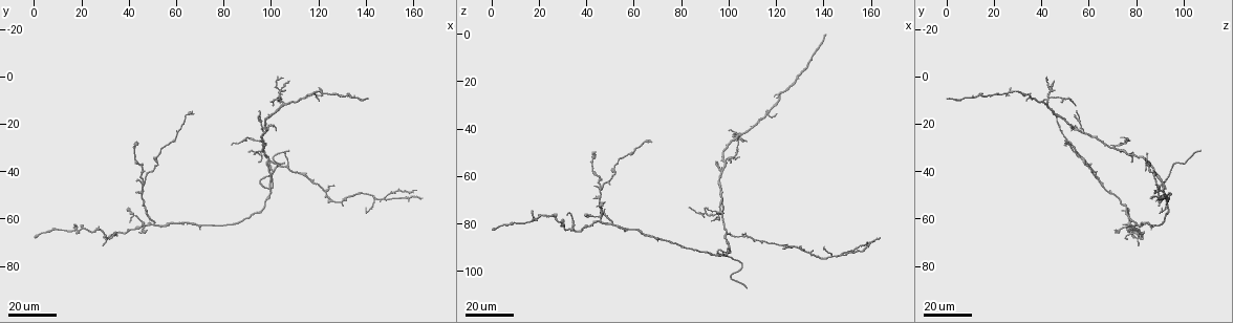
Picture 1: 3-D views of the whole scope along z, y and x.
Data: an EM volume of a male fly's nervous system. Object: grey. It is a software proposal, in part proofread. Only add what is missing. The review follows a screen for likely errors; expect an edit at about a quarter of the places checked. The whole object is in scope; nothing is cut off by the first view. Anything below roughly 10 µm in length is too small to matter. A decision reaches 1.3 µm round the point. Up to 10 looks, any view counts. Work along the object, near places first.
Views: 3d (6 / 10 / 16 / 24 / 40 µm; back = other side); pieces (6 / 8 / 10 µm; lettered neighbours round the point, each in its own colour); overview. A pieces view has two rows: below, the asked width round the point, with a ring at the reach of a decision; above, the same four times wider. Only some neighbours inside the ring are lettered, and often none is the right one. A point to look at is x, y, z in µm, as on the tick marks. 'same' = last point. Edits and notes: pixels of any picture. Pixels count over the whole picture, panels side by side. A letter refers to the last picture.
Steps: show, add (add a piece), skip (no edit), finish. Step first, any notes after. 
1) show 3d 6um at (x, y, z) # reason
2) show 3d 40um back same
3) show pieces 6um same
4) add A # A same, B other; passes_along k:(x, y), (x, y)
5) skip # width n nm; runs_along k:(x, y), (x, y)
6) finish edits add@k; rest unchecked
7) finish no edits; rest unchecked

show 3d 16um at (30, 67, 78) # an open end

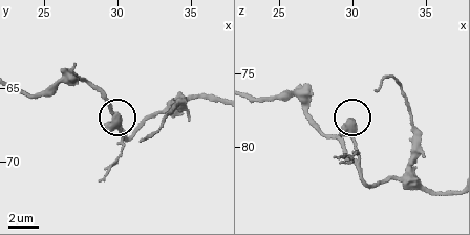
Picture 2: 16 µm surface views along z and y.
show pieces 10um at (30.0, 67.0, 78.2)

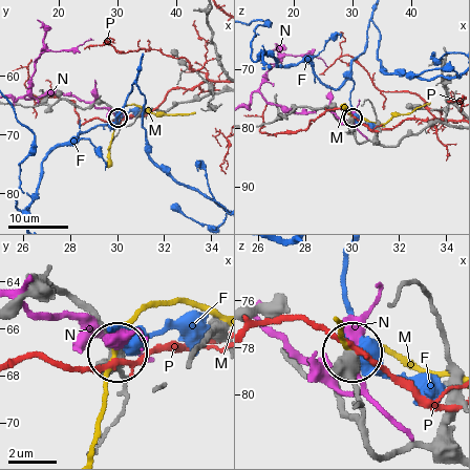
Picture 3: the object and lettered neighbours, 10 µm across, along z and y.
skip # F other, M other, N other, P other; runs_along 3:(420, 130), (408, 133), (394, 145), (359, 143), (353, 116); none of them fits

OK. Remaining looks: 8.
show 3d 16um at (16, 63, 74)

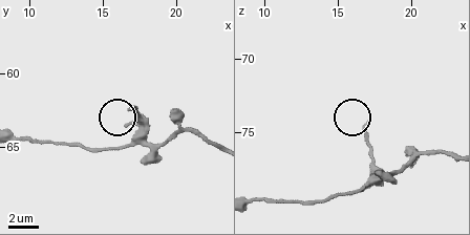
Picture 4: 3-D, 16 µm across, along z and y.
show pieces 8um at (17.0, 62.6, 74.6) # see the neighbours

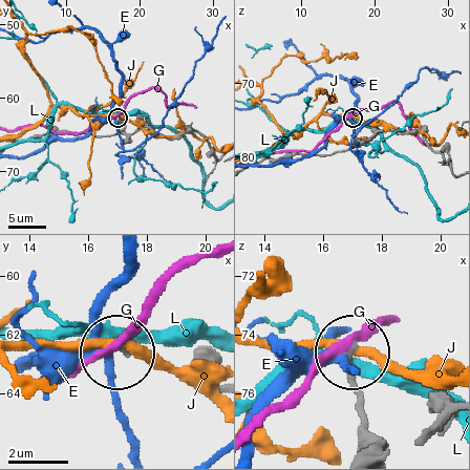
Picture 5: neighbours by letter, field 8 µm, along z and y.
skip # E other, G other, J other, L other; runs_along 5:(199, 134), (127, 133), (118, 116); no lettered piece goes on from it

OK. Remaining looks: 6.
show 3d 24um at (106, 5, 45) # free end

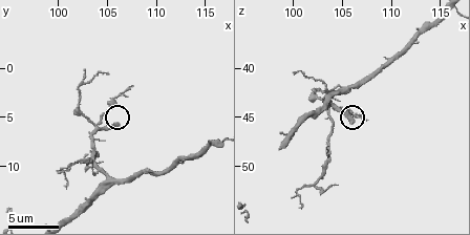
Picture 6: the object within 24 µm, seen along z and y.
show pieces 10um at (106.0, 5.8, 45.4) # see the neighbours

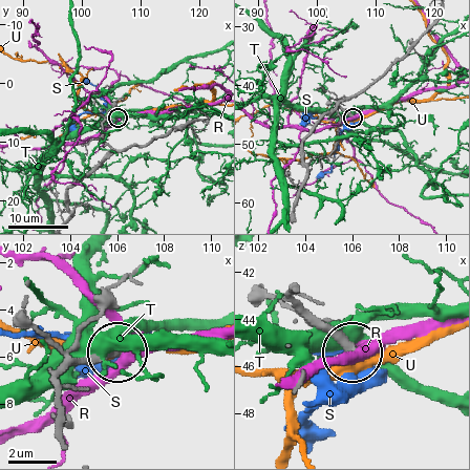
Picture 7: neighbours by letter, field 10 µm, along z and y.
skip # R other, S other, T other, U other; runs_along 7:(295, 290), (353, 348); no lettered piece goes on from it

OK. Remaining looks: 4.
show 3d 24um at (140, 10, 0) # an open end

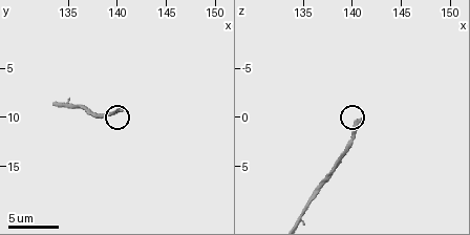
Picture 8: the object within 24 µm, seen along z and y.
show pieces 8um at (140.6, 9.2, 0.2)

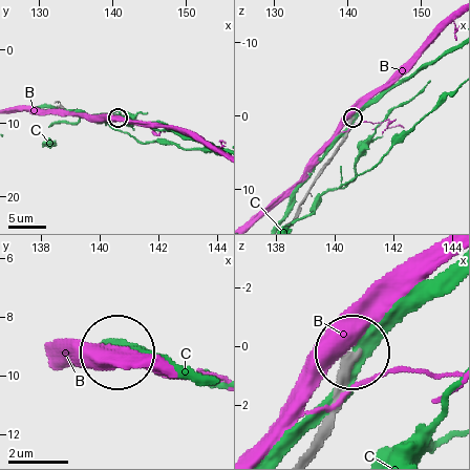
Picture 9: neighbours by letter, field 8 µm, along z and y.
skip # B other, C other; runs_along 9:(304, 451), (351, 356); no lettered piece goes on from it

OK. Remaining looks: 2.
show 3d 24um at (108, 31, 108) # long arm stops here

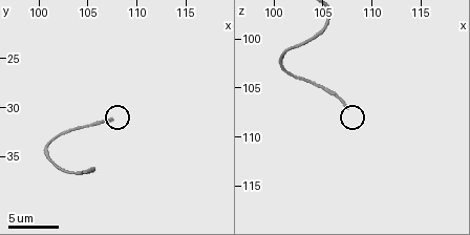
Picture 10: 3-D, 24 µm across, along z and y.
show pieces 10um at (107.4, 31.0, 107.0) # see the neighbours

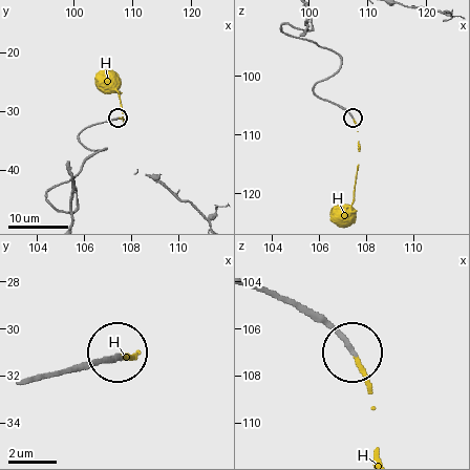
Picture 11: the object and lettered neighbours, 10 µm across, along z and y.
add H # H same; the cell continues

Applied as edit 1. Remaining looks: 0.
finish edits add@11; rest unchecked

